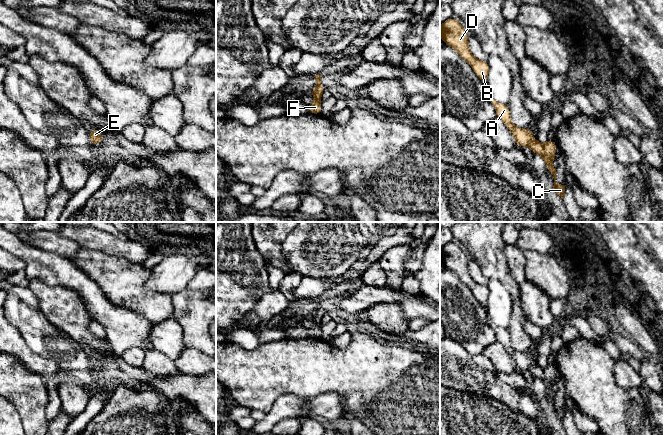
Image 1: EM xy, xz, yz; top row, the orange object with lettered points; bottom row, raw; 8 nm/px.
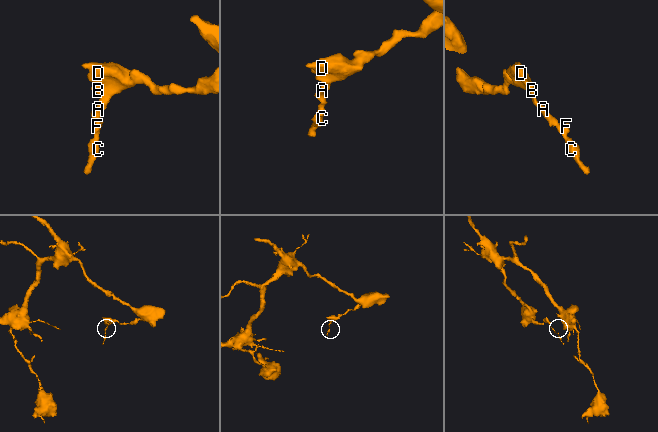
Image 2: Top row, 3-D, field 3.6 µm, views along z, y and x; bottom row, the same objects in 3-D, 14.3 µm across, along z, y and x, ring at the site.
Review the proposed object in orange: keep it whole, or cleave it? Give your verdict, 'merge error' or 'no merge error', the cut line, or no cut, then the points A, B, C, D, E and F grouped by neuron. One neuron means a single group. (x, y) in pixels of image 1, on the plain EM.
no merge error | no cut | A B C D E F

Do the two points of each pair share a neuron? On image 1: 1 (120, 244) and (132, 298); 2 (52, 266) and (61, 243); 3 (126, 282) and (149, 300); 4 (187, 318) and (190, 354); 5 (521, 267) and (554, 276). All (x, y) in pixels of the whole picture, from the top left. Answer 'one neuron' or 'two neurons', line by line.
1: two neurons
2: two neurons
3: one neuron
4: two neurons
5: two neurons

